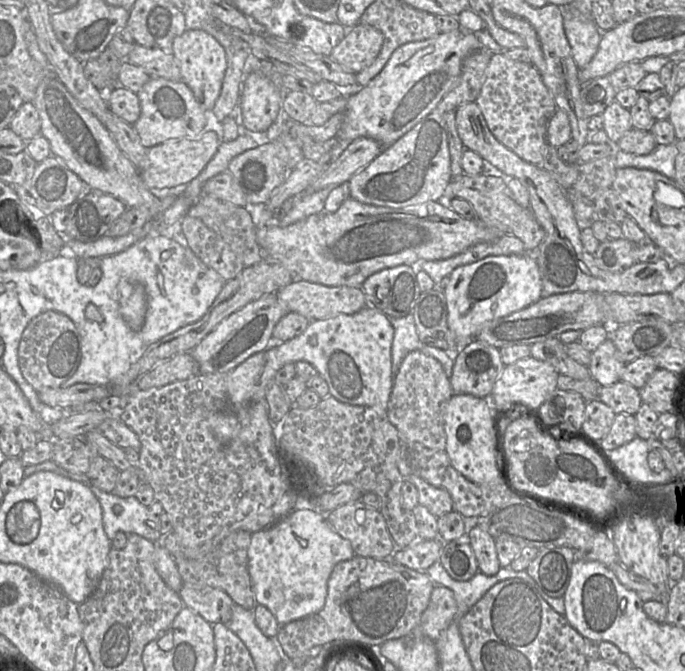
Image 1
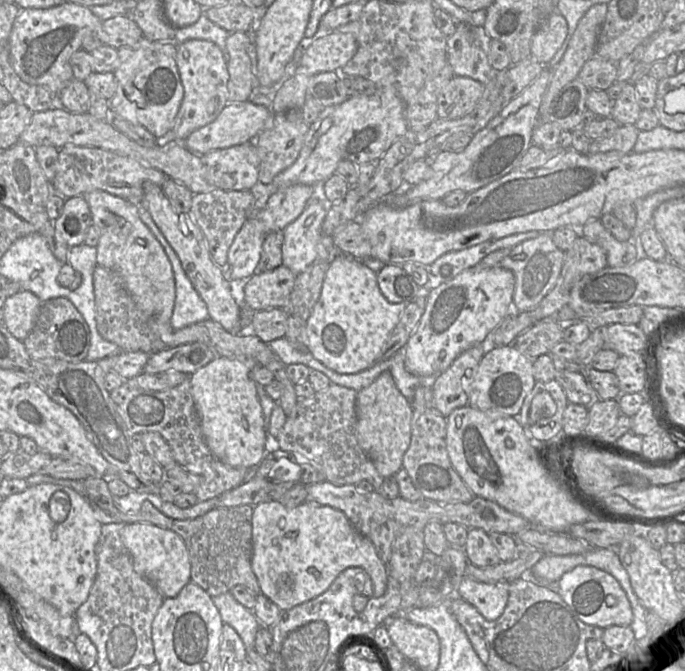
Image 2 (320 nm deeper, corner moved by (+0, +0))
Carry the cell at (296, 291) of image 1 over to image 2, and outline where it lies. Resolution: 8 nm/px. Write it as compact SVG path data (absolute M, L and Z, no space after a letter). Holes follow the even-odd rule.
M283 265L269 272L255 273L244 282L244 307L252 311L283 308L295 279L296 274Z

